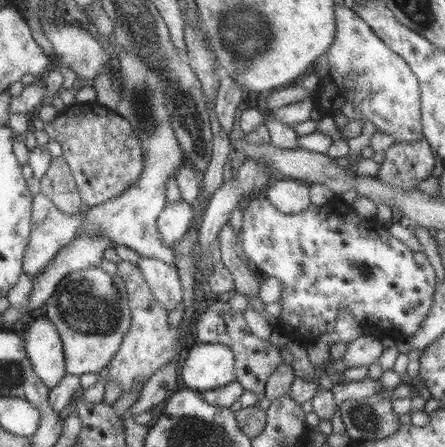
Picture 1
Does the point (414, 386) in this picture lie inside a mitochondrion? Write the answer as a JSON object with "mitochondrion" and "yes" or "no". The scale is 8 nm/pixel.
{"mitochondrion":"no"}

